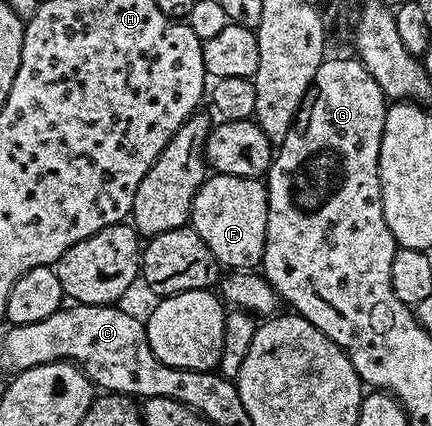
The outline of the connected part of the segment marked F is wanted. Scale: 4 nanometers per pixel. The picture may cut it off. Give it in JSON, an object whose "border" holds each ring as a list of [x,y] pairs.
{"border":[[[213,174],[193,196],[191,227],[205,239],[211,254],[226,269],[253,270],[265,258],[268,213],[269,189],[260,179]]]}

